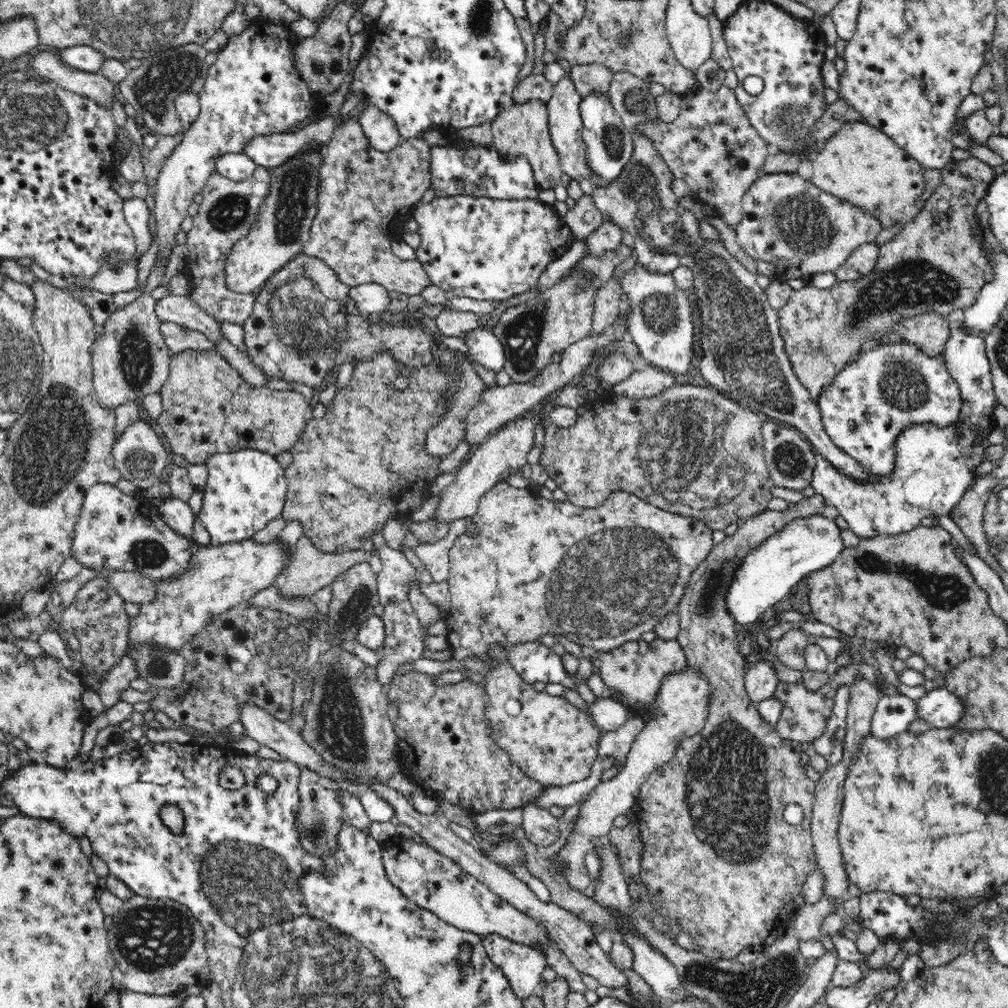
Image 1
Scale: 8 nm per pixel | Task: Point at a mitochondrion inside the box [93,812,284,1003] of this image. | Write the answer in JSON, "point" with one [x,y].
{"point":[152,938]}

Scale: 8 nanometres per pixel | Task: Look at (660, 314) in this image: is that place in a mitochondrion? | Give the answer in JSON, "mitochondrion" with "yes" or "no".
{"mitochondrion":"yes"}

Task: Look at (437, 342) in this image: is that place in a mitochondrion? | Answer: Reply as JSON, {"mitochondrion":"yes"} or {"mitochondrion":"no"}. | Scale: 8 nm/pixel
{"mitochondrion":"no"}

